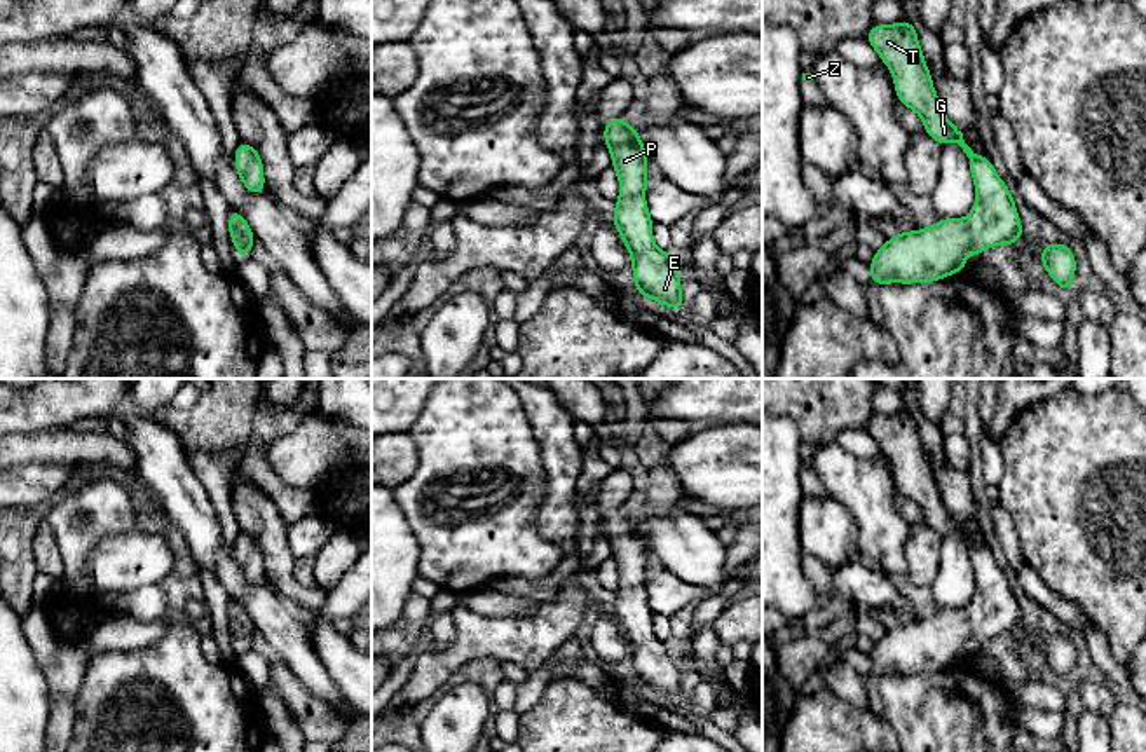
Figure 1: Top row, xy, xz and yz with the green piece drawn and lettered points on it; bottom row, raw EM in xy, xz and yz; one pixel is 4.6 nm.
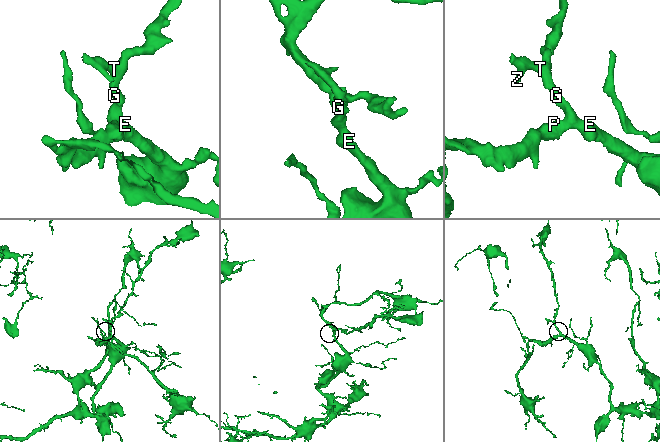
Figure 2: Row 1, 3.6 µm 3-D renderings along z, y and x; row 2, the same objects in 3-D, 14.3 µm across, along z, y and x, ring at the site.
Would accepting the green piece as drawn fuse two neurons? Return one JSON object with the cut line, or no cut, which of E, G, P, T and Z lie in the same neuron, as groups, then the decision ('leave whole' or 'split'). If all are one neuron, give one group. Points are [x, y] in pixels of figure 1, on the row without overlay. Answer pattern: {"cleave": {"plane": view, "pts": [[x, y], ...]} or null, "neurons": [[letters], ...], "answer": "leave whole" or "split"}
{"cleave": null, "neurons": [["E", "G", "P", "T", "Z"]], "answer": "leave whole"}

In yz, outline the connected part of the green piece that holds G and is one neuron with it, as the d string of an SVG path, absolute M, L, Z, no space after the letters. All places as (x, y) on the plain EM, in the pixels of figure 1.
M909 410L895 415L876 415L865 424L865 431L891 462L897 490L923 509L924 523L930 525L938 537L944 537L947 532L956 532L963 539L970 553L972 572L977 579L973 598L965 611L944 607L933 616L911 623L900 621L897 626L884 632L869 654L870 673L879 677L890 673L935 673L951 665L963 663L970 644L979 647L993 637L1012 637L1017 633L1026 623L1022 621L1015 590L996 564L989 548L975 546L965 534L963 523L944 504L914 415Z

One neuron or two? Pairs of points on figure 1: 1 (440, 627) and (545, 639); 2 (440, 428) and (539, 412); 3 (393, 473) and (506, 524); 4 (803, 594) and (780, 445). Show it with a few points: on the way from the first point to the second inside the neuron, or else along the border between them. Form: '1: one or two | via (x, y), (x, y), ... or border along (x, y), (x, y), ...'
1: two | border along (452, 613), (454, 639), (438, 649)
2: two | border along (517, 396), (543, 451)
3: two | border along (414, 438), (417, 451), (416, 470), (393, 491)
4: one | via (780, 557), (780, 482)

